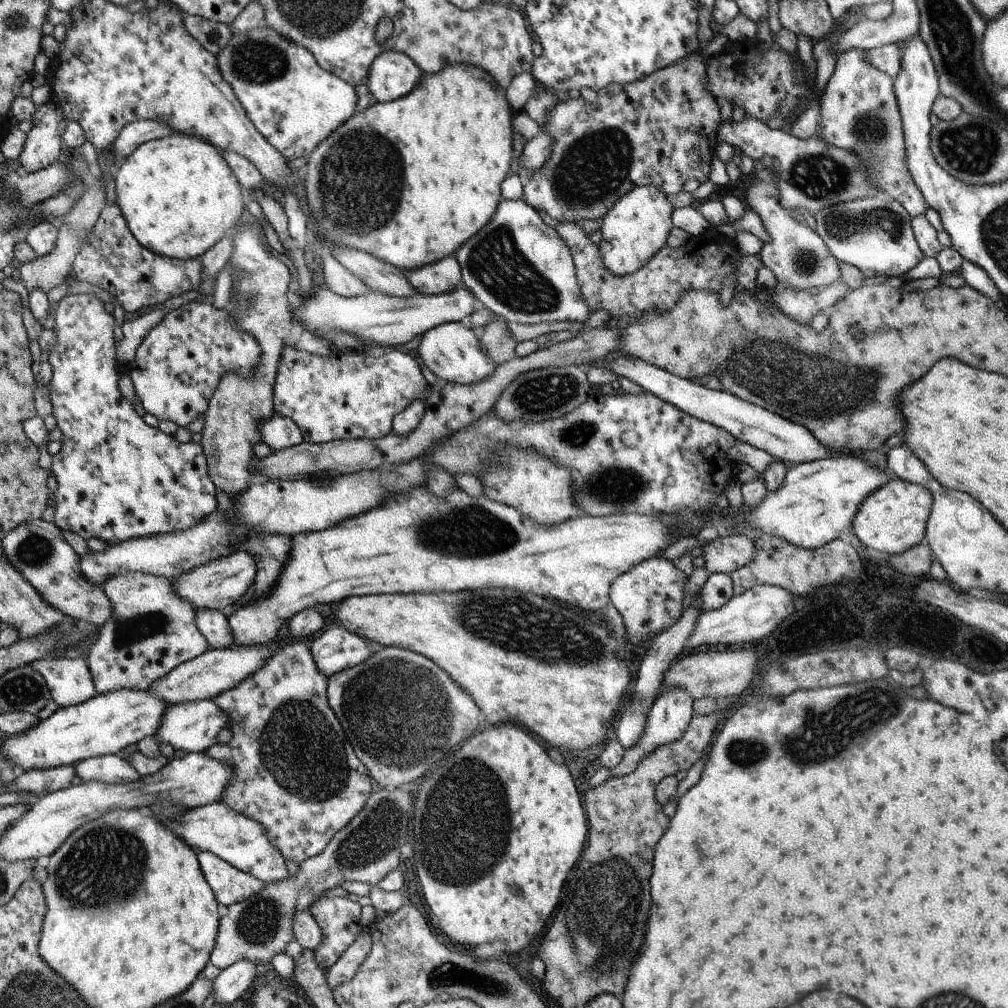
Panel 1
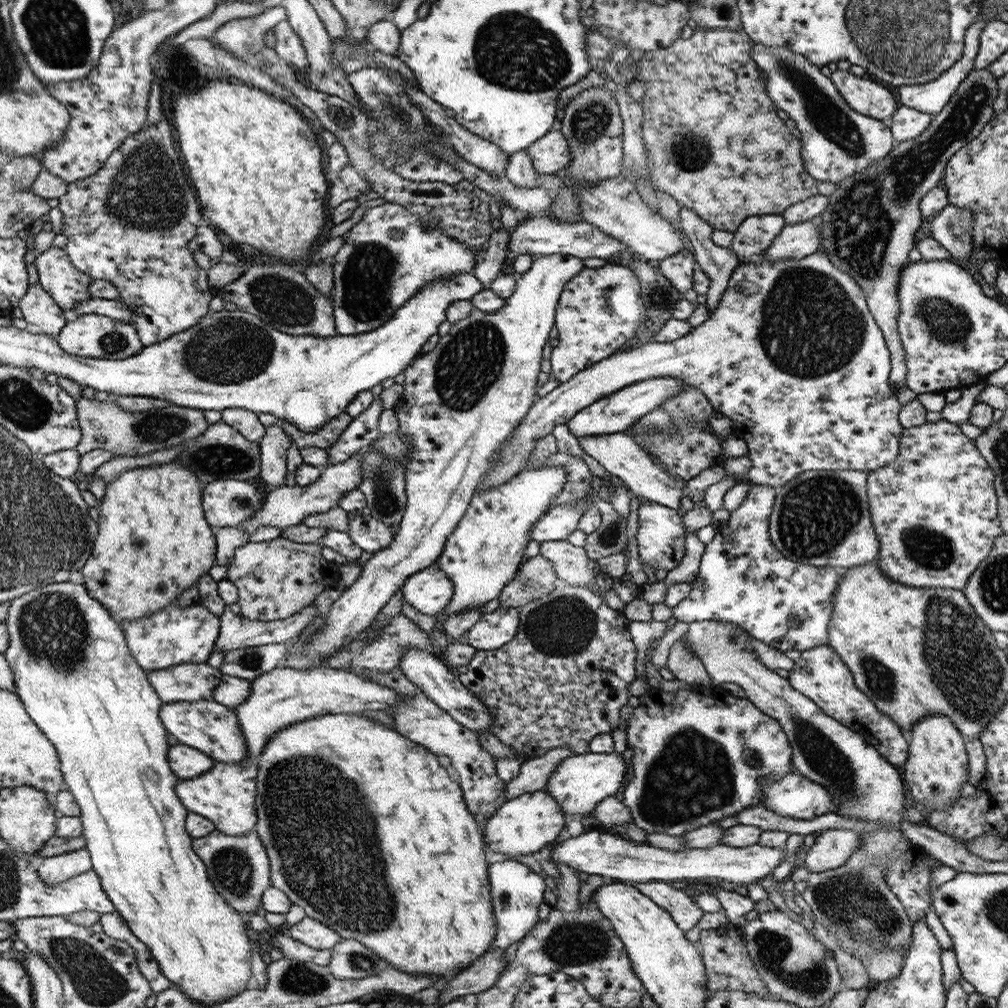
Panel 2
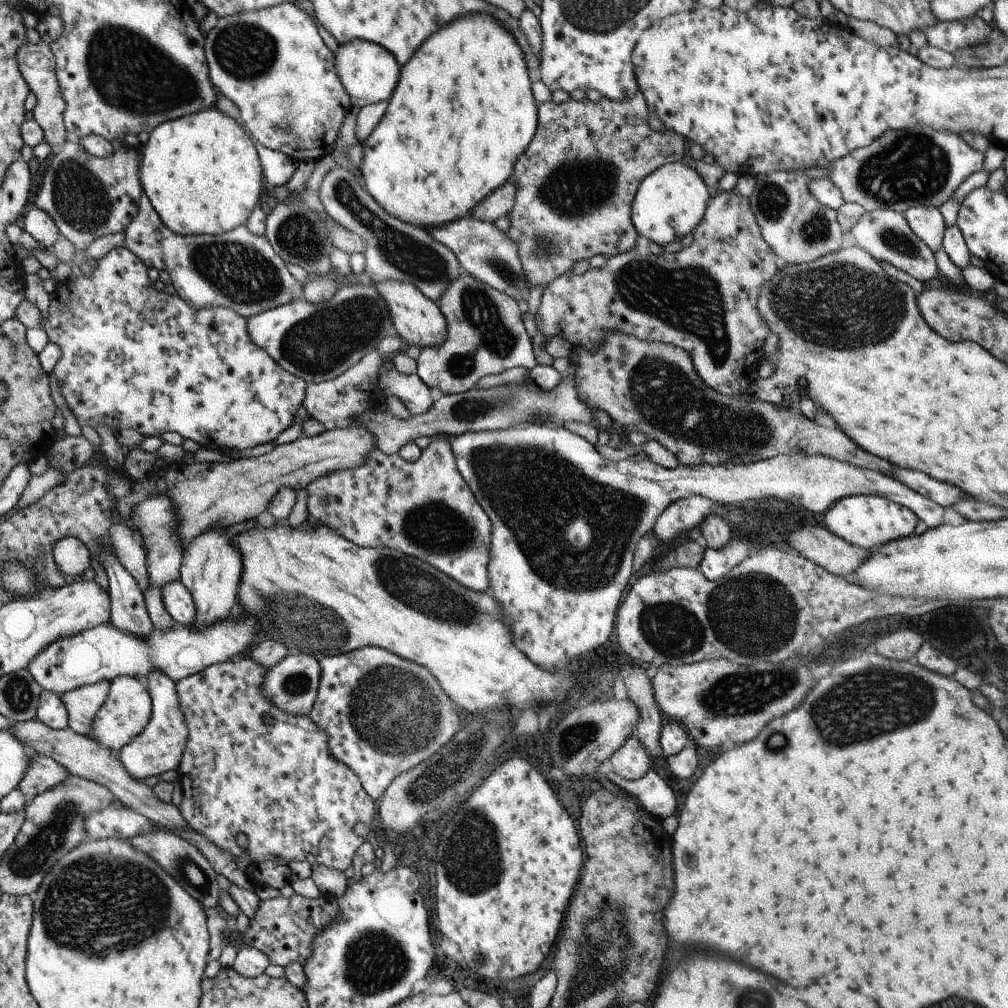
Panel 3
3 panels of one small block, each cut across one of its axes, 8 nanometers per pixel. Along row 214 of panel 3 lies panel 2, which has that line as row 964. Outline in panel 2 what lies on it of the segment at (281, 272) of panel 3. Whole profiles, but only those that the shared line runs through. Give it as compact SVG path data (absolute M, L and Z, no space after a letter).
M115 910L114 912L100 915L99 920L103 926L104 934L114 940L125 942L135 949L139 971L150 981L154 994L175 986L171 980L168 980L167 976L164 976L157 960L152 956L151 949L147 947L147 944L136 938L135 934L131 932L127 921L118 911Z

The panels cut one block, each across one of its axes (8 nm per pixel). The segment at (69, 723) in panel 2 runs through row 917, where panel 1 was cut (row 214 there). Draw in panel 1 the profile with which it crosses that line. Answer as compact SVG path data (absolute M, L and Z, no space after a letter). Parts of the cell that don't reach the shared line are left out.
M172 132L138 145L116 174L115 188L118 206L130 226L131 232L148 250L168 258L190 260L211 249L226 232L240 224L244 202L238 186L239 178L223 152L208 140L194 135Z

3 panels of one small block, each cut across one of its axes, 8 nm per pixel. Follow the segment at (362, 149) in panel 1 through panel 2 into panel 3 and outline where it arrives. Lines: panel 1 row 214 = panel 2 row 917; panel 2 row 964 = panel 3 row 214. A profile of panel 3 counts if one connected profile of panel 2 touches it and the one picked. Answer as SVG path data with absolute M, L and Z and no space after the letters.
M466 13L455 18L434 34L431 34L416 52L401 66L400 76L382 120L373 128L369 137L362 143L363 163L360 168L360 181L372 198L388 213L405 223L432 228L445 225L454 220L470 216L472 209L484 200L500 185L511 180L515 162L524 154L538 128L538 109L532 87L527 60L517 38L507 29L507 26L493 17L492 13Z

